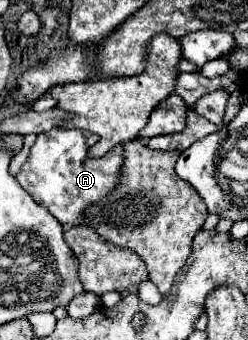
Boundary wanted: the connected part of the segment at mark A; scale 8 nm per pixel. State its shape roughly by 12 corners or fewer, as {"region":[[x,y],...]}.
{"region":[[82,129],[40,133],[18,183],[62,225],[122,183],[124,145]]}

